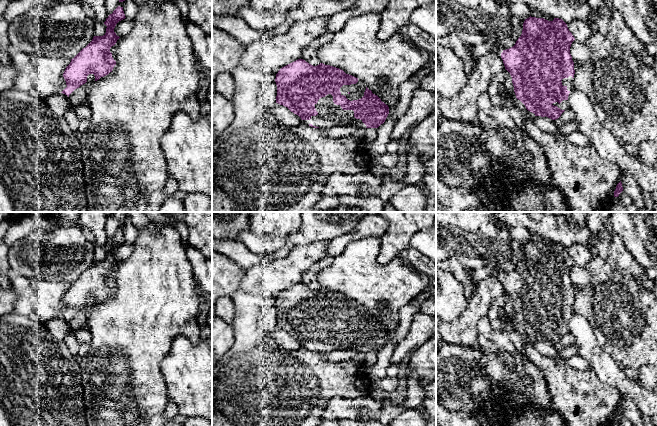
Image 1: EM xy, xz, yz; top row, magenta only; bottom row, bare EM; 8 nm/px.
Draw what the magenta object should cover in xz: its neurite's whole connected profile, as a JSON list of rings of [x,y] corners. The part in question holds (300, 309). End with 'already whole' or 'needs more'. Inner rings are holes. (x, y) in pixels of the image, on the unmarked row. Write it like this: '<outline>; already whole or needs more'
[[[298,283],[284,291],[276,298],[277,309],[276,327],[287,331],[291,336],[298,339],[301,344],[310,344],[312,340],[318,339],[315,328],[328,318],[333,320],[333,326],[340,329],[343,334],[353,334],[354,341],[360,343],[367,351],[378,352],[383,348],[389,338],[389,331],[381,323],[366,311],[361,323],[350,325],[342,319],[340,312],[343,309],[356,308],[358,302],[346,298],[343,294],[320,287],[313,290],[303,283]]]; already whole

